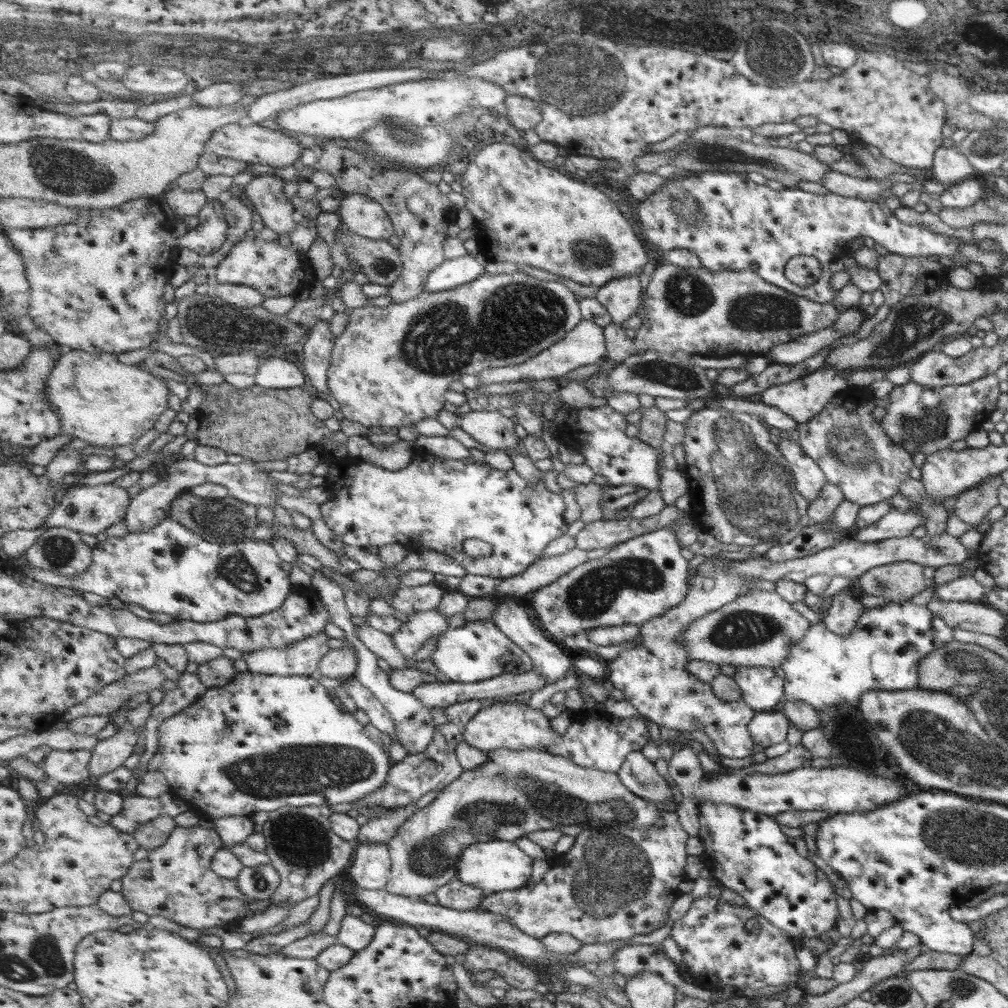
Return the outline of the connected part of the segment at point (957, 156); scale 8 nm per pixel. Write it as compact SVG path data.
M940 145L934 153L931 170L932 179L942 184L944 188L977 175L970 161L964 153L956 149L956 145L948 148Z

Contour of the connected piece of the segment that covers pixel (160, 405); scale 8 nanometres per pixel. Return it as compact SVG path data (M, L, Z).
M69 350L52 369L47 380L47 398L52 408L60 414L64 424L64 434L70 434L73 439L79 438L90 445L118 448L136 444L144 434L155 430L164 413L171 414L170 390L160 378L153 376L152 365L148 362L126 365L120 360L118 352L94 354L87 350Z

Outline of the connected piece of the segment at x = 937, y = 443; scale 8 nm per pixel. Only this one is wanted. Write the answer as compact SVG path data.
M995 374L974 382L936 389L908 382L892 388L888 394L886 414L879 420L880 428L890 438L890 442L900 444L908 454L922 452L929 455L948 449L954 440L964 440L970 432L981 428L982 422L997 409L1000 395L999 379Z

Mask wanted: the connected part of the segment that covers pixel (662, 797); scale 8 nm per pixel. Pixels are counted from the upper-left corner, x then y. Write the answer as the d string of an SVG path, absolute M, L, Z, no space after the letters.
M632 752L628 756L619 776L624 785L641 798L654 803L673 800L668 780L658 773L656 764L642 752Z

